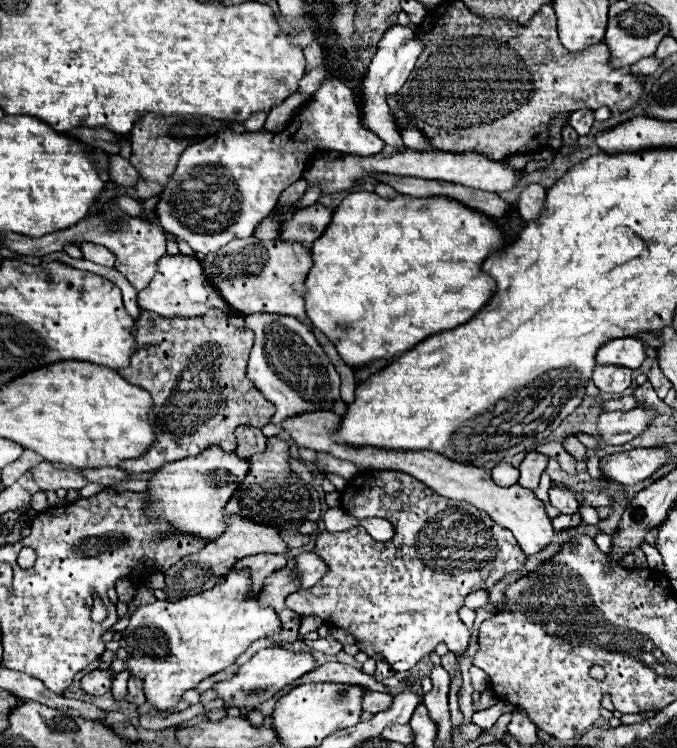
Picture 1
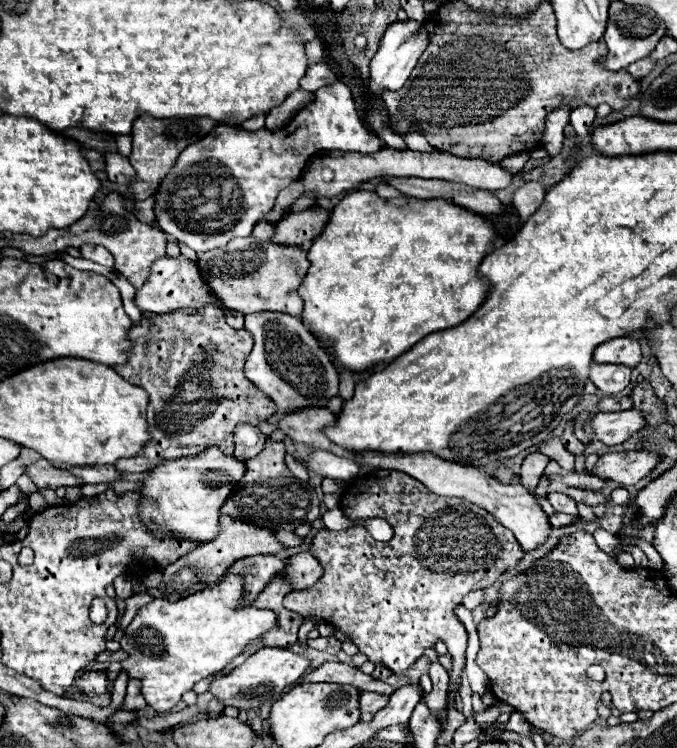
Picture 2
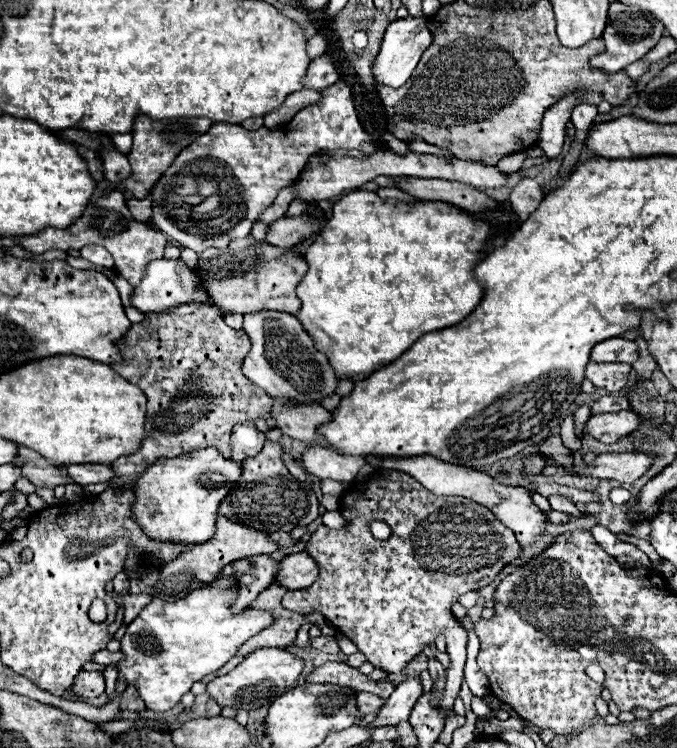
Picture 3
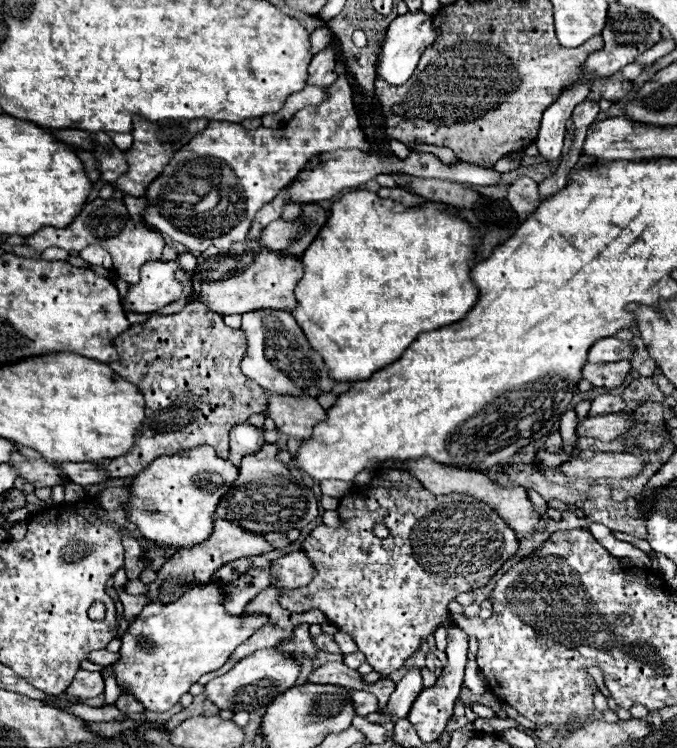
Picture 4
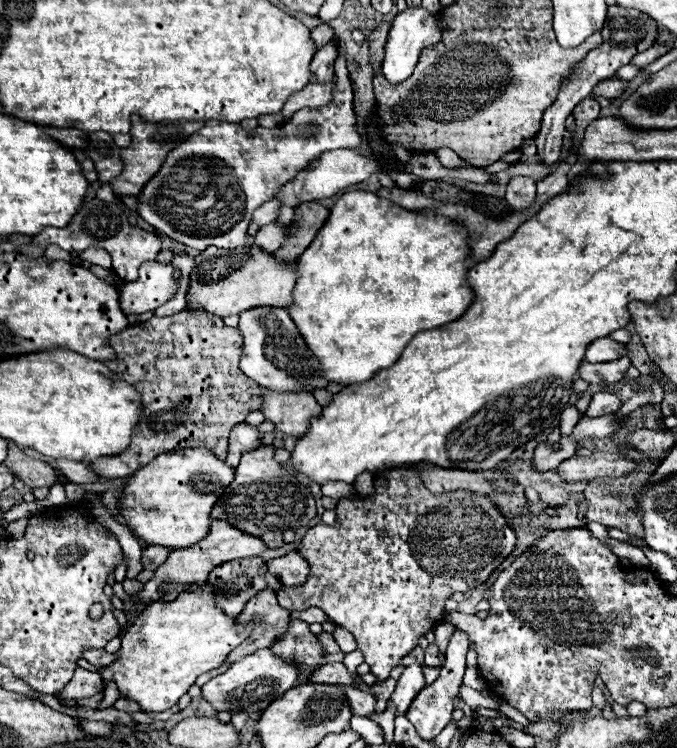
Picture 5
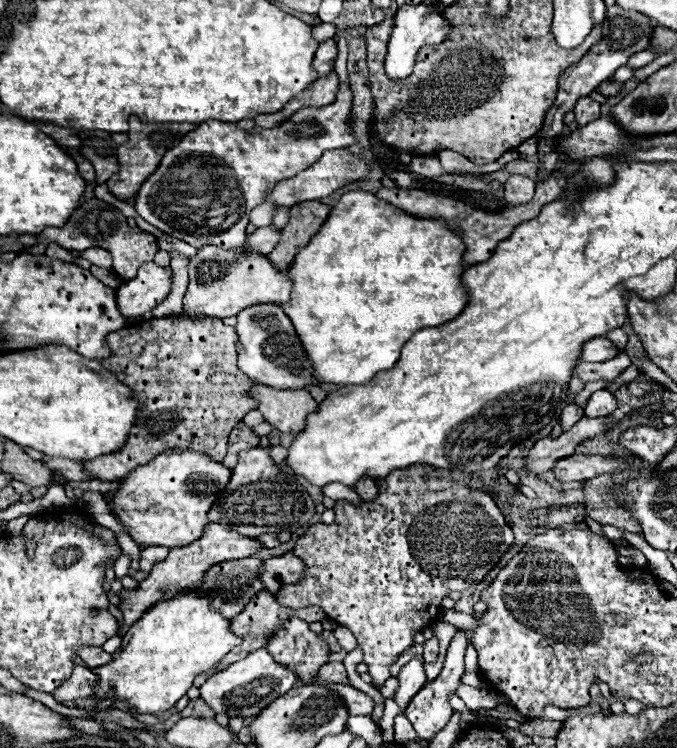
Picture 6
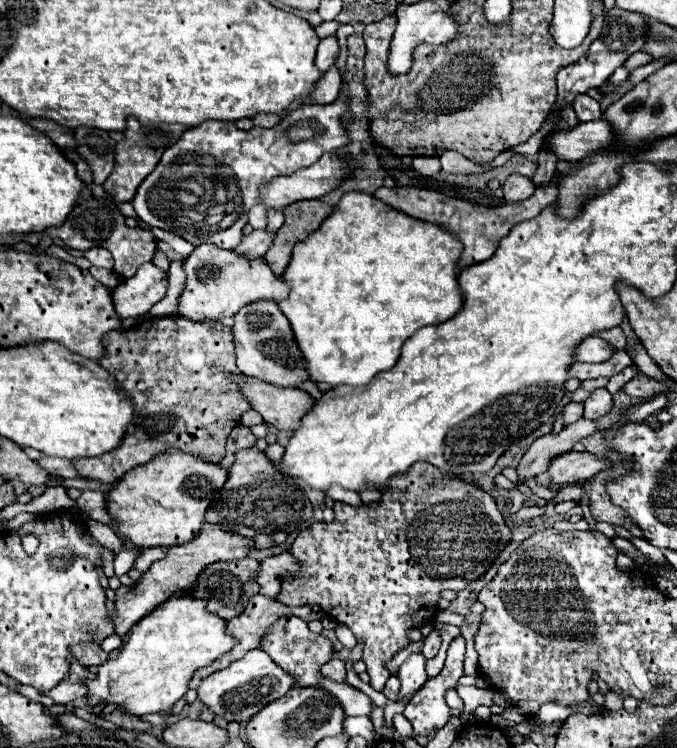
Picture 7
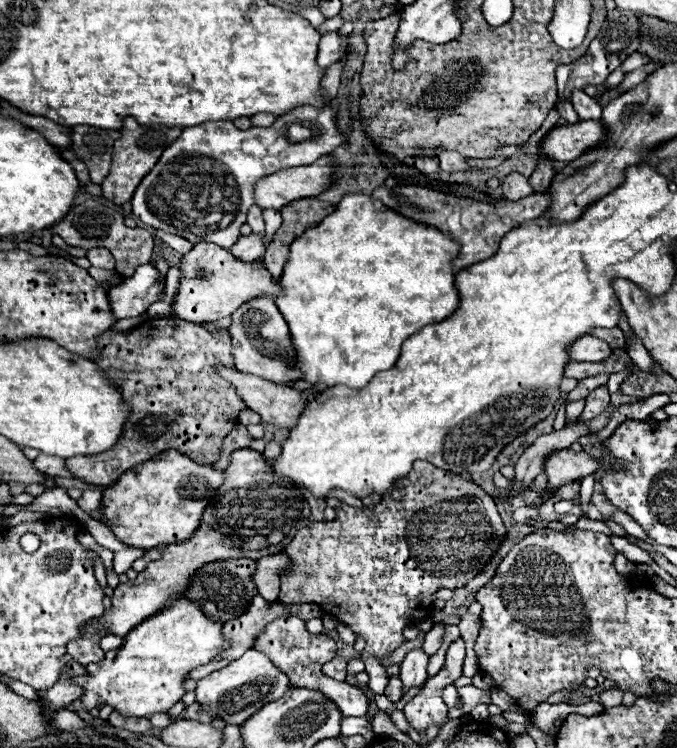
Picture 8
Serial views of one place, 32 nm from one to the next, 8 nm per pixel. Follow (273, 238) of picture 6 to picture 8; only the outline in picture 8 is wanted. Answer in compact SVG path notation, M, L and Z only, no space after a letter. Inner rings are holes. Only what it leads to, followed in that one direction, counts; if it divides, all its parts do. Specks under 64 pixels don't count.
M250 234L250 236L242 236L232 248L230 252L240 258L240 260L256 260L264 254L266 250L266 234Z

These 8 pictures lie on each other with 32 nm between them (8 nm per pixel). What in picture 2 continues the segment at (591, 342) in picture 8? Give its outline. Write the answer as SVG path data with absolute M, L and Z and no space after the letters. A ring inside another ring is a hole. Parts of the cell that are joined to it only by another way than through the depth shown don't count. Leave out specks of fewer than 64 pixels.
M612 338L594 350L596 364L624 364L636 368L642 360L642 348L632 338Z

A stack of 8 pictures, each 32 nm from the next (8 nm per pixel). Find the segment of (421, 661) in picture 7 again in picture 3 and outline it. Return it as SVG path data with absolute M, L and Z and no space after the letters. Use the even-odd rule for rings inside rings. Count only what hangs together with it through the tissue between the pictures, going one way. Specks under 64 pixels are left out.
M406 678L406 682L402 682L392 692L392 696L384 704L384 708L376 714L376 720L368 726L382 728L382 726L398 726L400 722L406 722L410 718L412 706L418 702L422 692L424 690L422 690L422 684L418 678Z

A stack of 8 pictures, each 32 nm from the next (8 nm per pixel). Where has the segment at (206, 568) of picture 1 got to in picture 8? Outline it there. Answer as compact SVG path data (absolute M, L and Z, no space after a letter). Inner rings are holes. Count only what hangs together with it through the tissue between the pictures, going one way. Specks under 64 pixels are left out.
M202 524L200 530L196 530L196 534L182 544L172 544L172 546L164 546L162 548L162 558L154 560L148 564L148 568L144 572L138 574L136 580L130 580L128 584L120 584L114 590L112 596L112 608L106 610L106 614L100 618L100 622L110 628L112 634L116 636L126 636L136 624L140 624L144 618L152 616L154 612L158 612L158 608L167 606L172 594L182 592L184 588L188 588L192 576L200 570L200 566L212 562L212 560L230 560L232 556L242 556L244 550L236 548L234 542L230 544L230 538L238 538L238 536L230 536L230 534L222 534L216 532L212 526Z

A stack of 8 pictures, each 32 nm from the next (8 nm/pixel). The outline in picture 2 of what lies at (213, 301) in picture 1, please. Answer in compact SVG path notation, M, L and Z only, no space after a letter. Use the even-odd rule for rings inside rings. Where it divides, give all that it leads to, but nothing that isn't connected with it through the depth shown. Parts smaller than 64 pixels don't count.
M164 256L154 262L152 274L150 274L148 282L136 292L134 302L142 312L156 312L156 314L172 314L178 310L198 312L198 310L204 310L206 306L222 308L220 300L214 296L214 292L202 280L204 278L200 276L200 268L196 262L192 262L184 256L178 256L178 258Z

